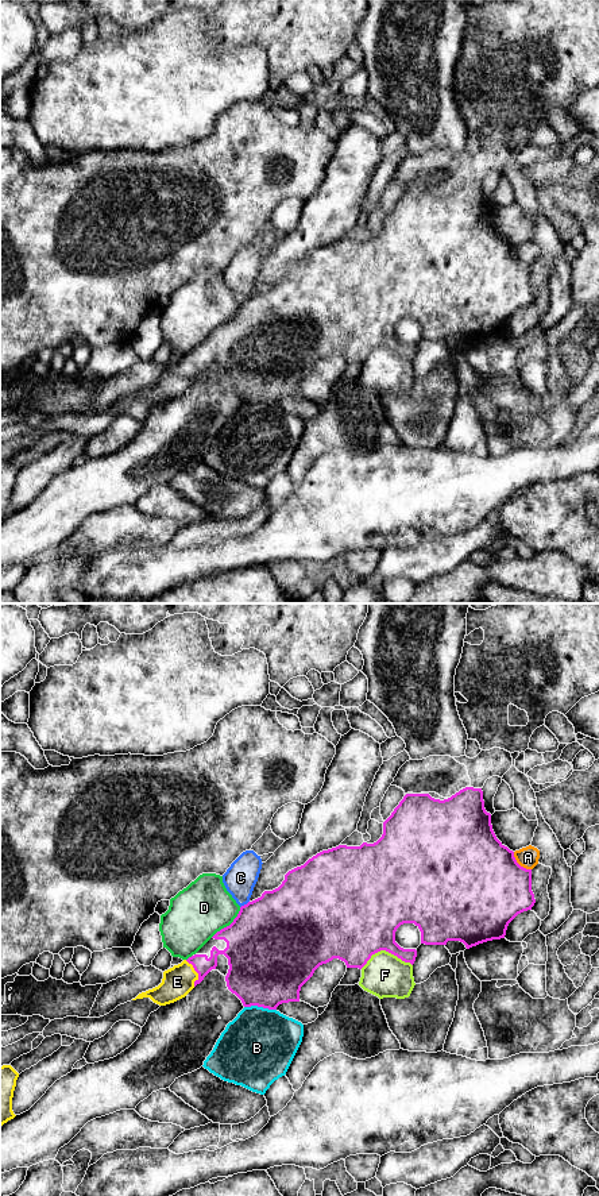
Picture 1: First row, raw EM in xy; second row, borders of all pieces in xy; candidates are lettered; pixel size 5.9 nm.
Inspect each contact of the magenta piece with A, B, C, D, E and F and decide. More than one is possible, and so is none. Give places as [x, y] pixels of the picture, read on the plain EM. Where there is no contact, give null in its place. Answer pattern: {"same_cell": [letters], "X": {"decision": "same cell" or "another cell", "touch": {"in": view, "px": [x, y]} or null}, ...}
{"same_cell": ["E"], "A": {"decision": "another cell", "touch": {"in": "xy", "px": [518, 259]}}, "B": {"decision": "another cell", "touch": {"in": "xy", "px": [261, 401]}}, "C": {"decision": "another cell", "touch": {"in": "xy", "px": [244, 300]}}, "D": {"decision": "another cell", "touch": {"in": "xy", "px": [230, 320]}}, "E": {"decision": "same cell", "touch": {"in": "xy", "px": [196, 366]}}, "F": {"decision": "another cell", "touch": {"in": "xy", "px": [385, 344]}}}

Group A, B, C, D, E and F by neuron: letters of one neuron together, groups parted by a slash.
A / B / C / D / E / F

